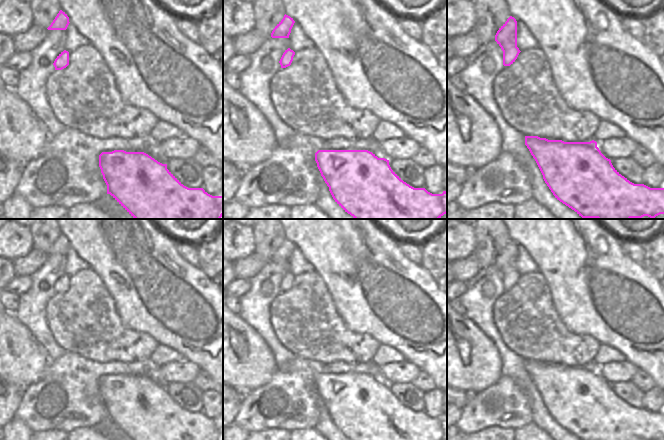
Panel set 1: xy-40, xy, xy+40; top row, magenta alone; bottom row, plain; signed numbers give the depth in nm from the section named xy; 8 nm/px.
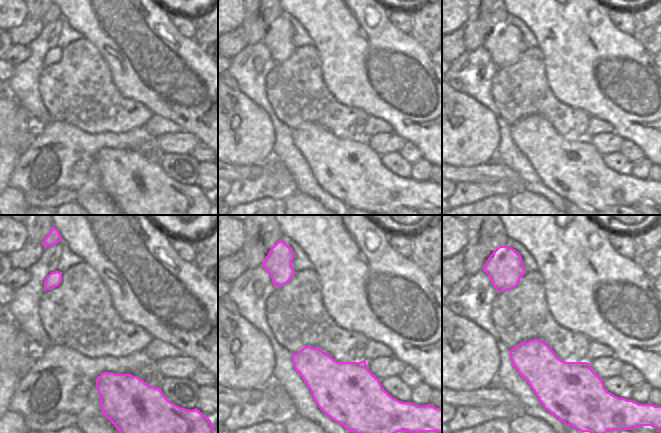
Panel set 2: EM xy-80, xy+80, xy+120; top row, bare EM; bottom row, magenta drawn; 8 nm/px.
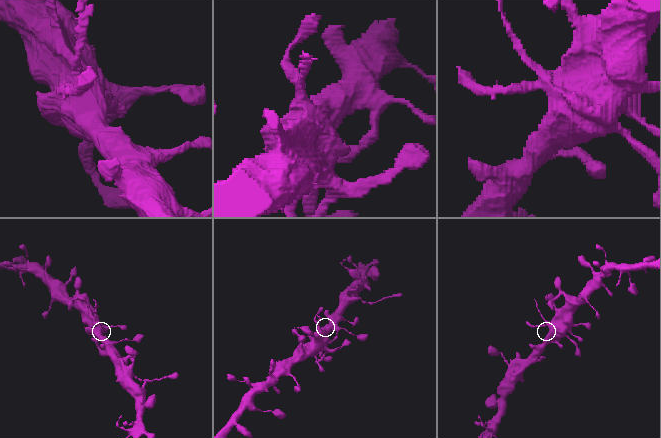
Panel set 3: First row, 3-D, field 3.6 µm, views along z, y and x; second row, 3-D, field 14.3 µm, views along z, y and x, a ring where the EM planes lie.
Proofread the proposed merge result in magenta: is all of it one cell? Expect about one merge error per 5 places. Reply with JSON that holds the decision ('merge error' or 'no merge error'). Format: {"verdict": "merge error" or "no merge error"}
{"verdict": "no merge error"}

